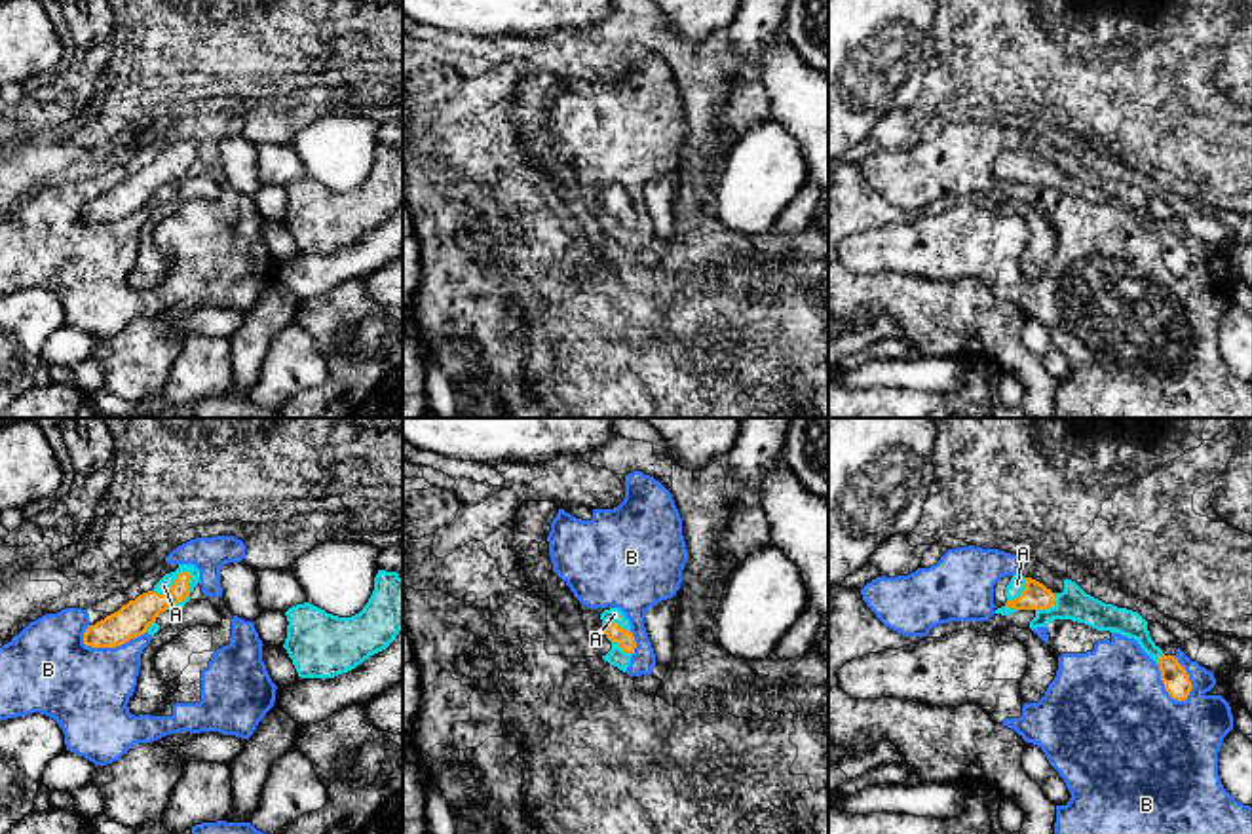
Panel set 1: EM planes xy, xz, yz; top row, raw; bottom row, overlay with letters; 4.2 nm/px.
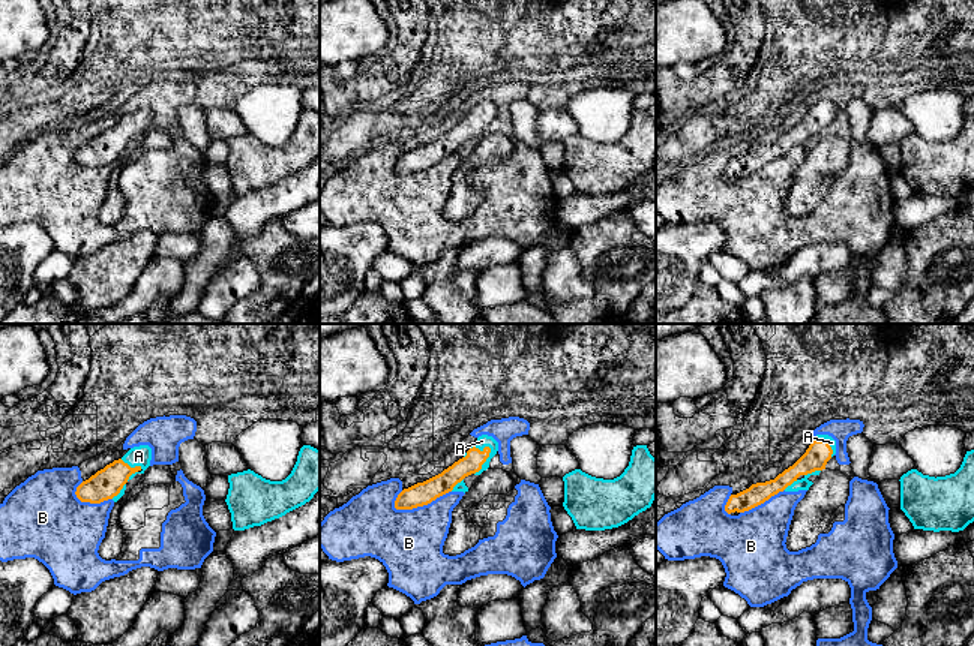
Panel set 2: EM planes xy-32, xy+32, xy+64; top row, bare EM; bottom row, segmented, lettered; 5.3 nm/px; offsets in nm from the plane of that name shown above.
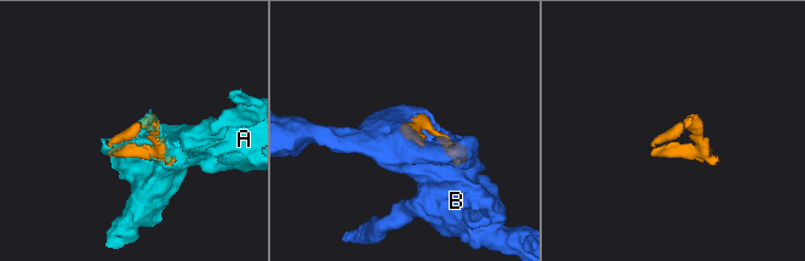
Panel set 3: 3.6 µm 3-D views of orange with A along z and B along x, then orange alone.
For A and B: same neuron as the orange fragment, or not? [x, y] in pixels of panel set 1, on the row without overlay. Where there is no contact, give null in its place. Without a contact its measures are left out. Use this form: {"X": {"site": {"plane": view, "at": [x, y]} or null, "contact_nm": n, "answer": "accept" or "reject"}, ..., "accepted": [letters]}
{"A": {"site": {"plane": "xy", "at": [173, 158]}, "contact_nm": 190, "answer": "accept"}, "B": {"site": {"plane": "yz", "at": [1165, 261]}, "contact_nm": 200, "answer": "reject"}, "accepted": ["A"]}

